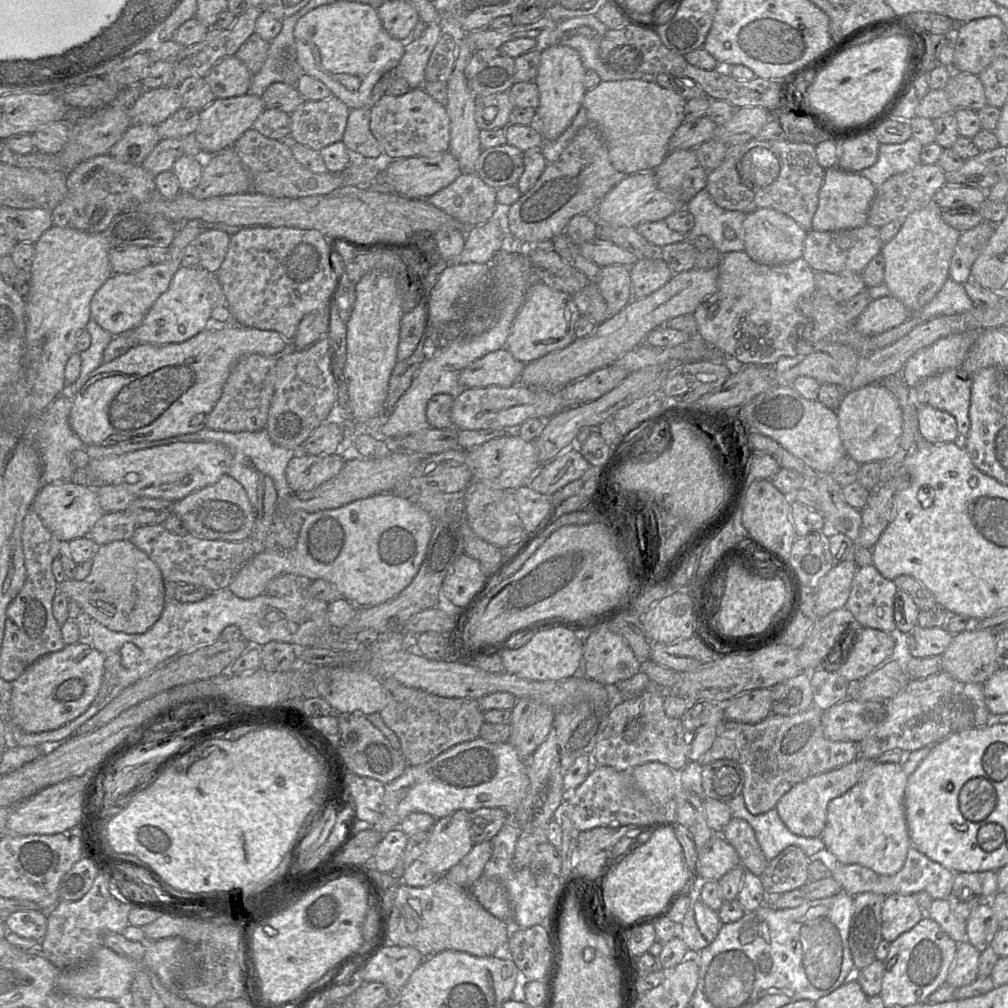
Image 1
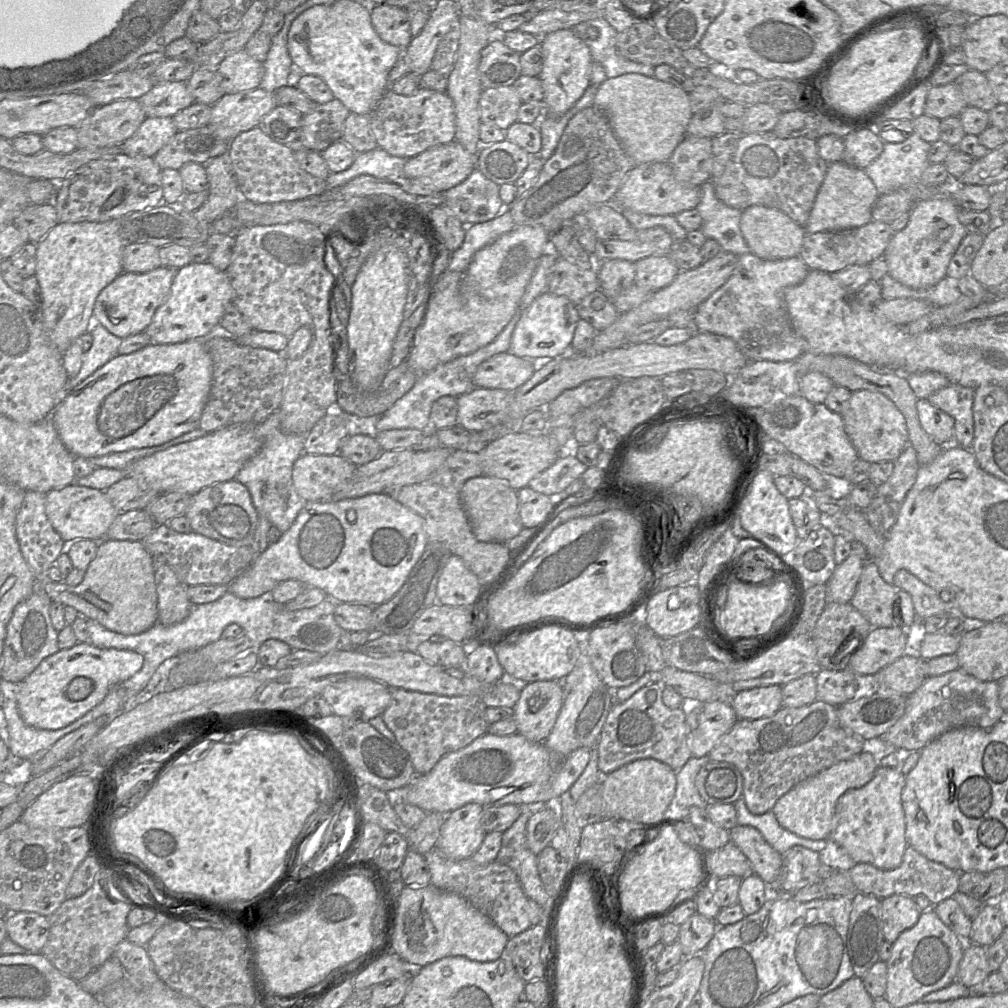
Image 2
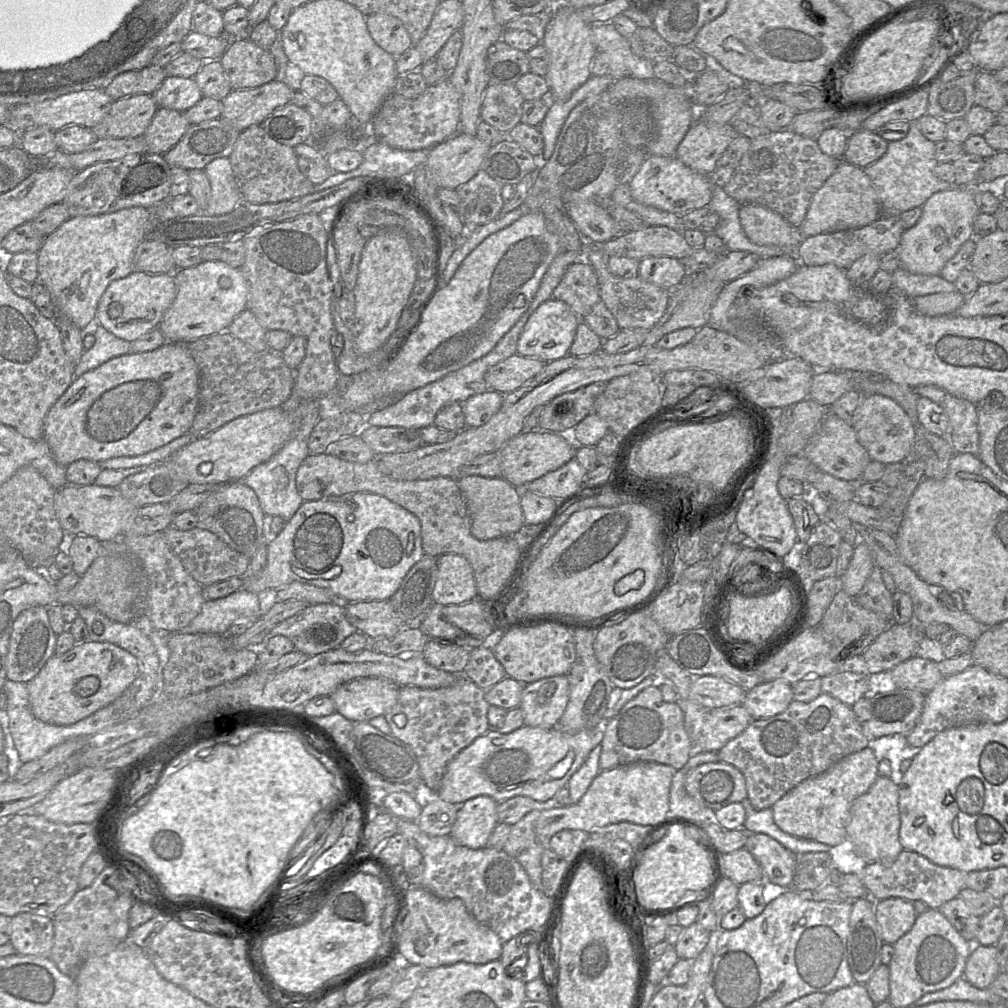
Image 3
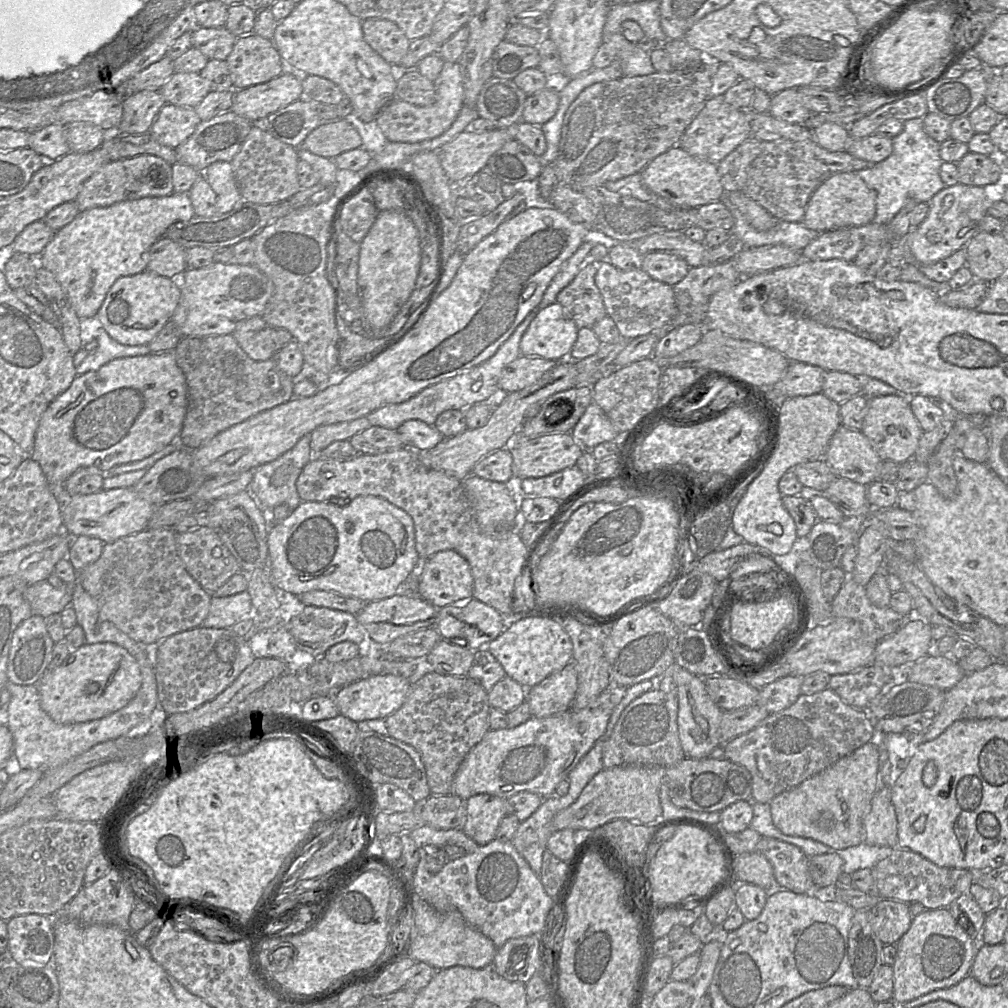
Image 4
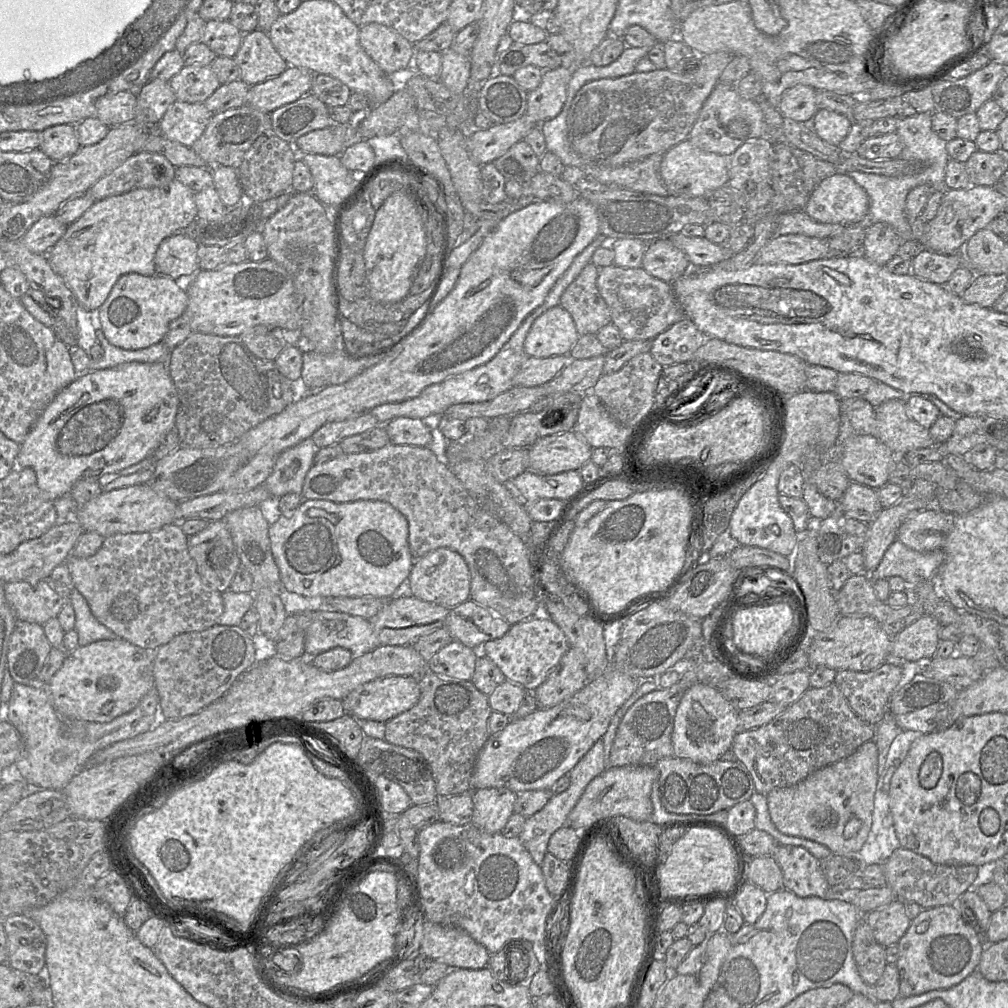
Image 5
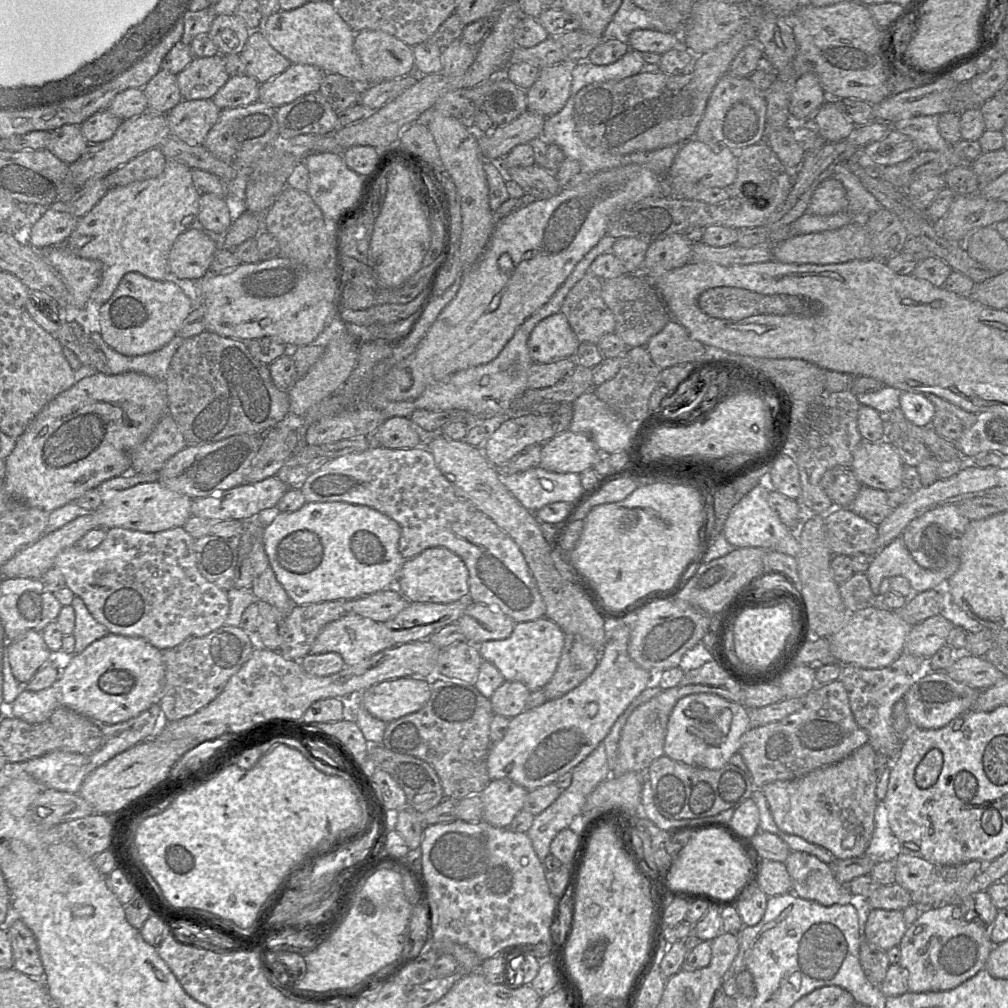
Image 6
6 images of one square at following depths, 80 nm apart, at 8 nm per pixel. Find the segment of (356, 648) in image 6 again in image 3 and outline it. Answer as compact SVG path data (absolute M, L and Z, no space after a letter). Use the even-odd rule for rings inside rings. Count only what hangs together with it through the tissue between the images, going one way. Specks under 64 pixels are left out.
M339 601L328 604L308 605L306 608L274 627L269 637L285 636L291 640L296 651L306 657L316 656L338 648L357 629L347 620L345 604Z

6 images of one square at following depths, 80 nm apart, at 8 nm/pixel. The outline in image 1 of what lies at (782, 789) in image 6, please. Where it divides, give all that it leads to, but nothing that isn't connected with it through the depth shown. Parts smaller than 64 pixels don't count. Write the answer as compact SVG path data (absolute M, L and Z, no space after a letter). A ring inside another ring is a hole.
M858 757L849 764L807 778L794 785L780 798L775 807L779 817L789 831L797 836L806 838L821 837L826 826L829 803L835 798L845 794L859 781L863 772L867 768L867 761L875 760Z

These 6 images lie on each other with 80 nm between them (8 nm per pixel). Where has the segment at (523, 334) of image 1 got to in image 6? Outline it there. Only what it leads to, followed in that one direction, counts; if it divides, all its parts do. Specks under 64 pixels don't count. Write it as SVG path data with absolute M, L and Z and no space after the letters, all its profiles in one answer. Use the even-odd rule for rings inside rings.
M562 312L541 320L528 339L528 349L533 362L542 364L572 357L579 344L580 341Z

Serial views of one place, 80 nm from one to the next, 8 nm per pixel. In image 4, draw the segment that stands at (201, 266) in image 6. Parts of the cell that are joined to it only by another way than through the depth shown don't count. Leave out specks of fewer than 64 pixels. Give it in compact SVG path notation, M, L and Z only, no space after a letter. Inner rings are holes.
M161 237L151 246L146 270L171 278L186 269L186 249L180 244Z

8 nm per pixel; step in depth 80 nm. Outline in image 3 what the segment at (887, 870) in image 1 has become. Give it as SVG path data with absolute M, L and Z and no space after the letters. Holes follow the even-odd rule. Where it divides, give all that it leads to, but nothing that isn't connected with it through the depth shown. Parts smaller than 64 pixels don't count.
M878 776L874 784L852 804L849 823L847 825L847 840L853 844L855 852L868 863L892 863L902 852L899 840L900 814L898 807L898 785L890 777Z

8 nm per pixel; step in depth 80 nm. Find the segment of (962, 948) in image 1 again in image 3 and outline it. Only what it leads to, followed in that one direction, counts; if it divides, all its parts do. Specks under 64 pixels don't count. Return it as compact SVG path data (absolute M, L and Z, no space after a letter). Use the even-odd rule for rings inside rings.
M974 945L966 961L963 977L978 989L987 989L1002 971L996 947Z

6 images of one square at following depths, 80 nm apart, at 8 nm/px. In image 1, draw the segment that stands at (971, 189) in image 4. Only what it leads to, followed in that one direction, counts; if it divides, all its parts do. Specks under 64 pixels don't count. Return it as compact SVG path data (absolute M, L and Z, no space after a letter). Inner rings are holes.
M930 205L909 214L900 231L883 245L881 254L885 259L884 283L890 291L890 296L900 300L913 315L920 312L940 291L949 277L950 262L961 232L949 226L941 217L942 209Z

